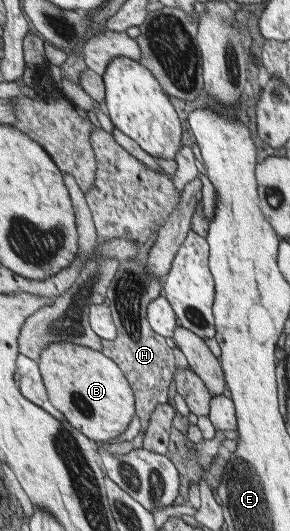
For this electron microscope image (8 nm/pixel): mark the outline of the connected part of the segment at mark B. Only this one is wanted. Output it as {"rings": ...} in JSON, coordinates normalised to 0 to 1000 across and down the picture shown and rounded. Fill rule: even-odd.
{"rings":[[[224,638],[159,653],[134,687],[186,766],[307,827],[376,831],[438,812],[466,785],[469,748],[434,701],[393,676],[352,661]]]}

